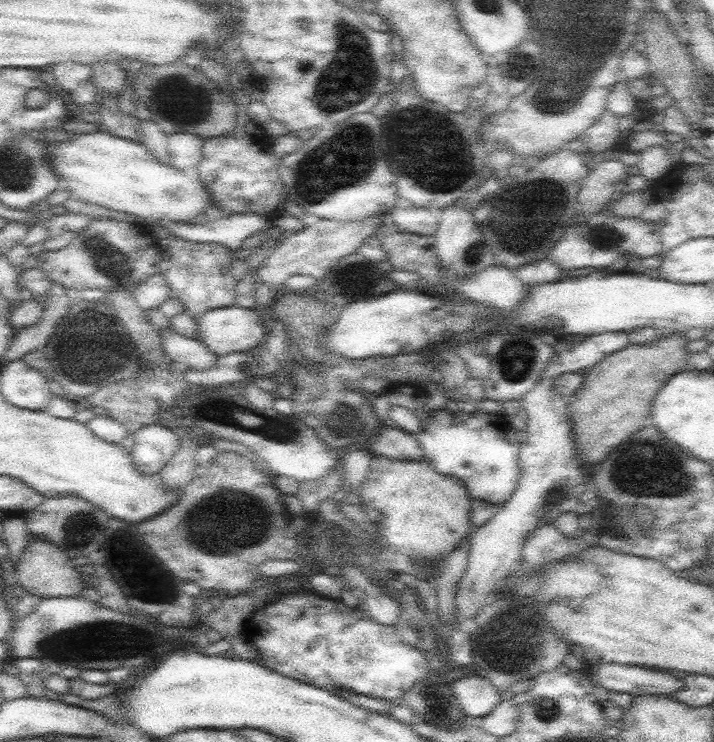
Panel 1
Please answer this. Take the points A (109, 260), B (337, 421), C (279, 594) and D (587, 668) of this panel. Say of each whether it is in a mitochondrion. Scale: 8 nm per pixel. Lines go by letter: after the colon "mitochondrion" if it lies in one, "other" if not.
A: mitochondrion
B: mitochondrion
C: other
D: other

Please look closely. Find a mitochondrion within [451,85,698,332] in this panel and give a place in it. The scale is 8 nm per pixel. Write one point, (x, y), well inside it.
(605, 239)

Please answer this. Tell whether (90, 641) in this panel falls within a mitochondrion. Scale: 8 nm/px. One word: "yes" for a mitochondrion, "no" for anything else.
no

